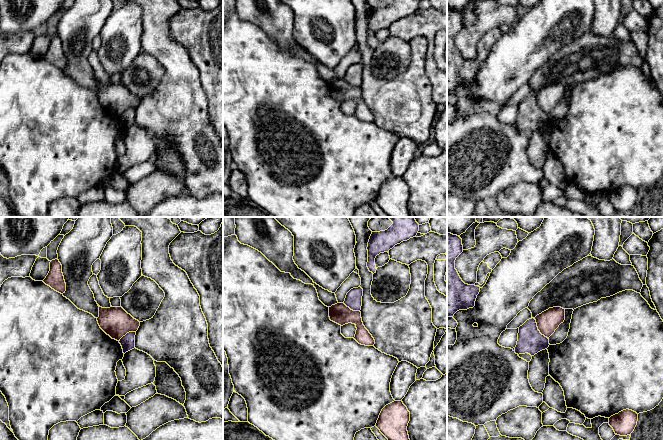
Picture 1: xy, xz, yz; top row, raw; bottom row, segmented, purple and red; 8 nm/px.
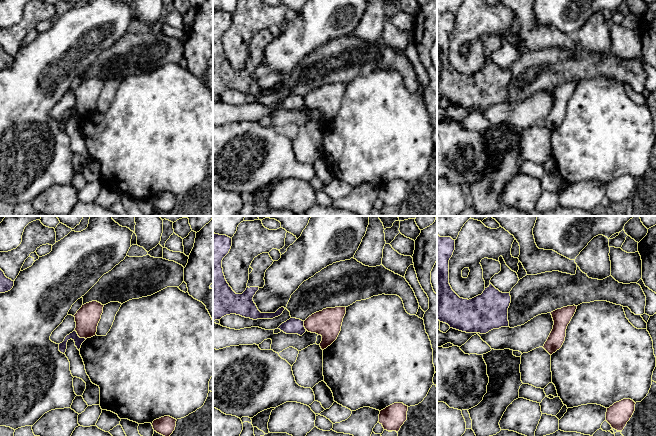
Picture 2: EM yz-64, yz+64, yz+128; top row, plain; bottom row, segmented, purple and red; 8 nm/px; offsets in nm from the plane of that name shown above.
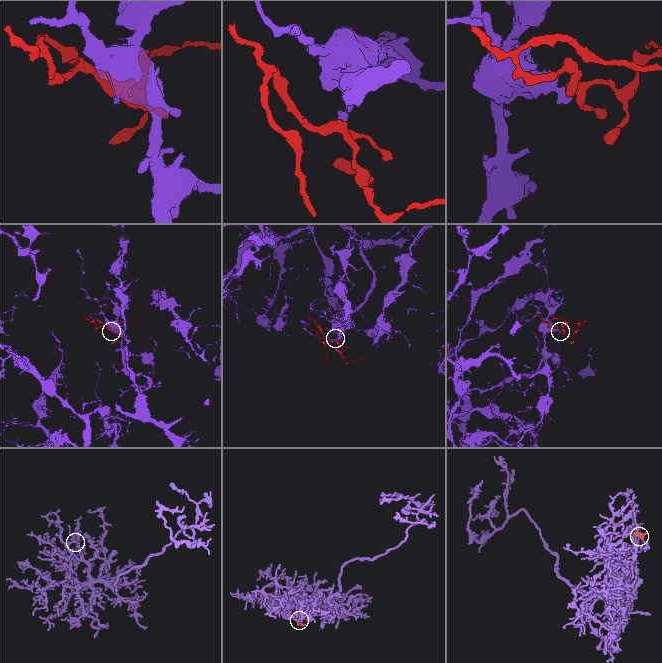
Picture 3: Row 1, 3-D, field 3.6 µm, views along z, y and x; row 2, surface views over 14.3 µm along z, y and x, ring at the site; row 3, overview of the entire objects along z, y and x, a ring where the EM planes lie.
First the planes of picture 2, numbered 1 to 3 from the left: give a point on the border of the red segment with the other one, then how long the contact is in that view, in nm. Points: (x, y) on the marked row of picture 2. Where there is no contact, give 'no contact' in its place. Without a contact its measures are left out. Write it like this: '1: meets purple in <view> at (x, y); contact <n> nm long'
1: meets purple in yz-64 at (78, 336); contact 120 nm long
2: meets purple in yz+64 at (303, 325); contact 80 nm long
3: no contact

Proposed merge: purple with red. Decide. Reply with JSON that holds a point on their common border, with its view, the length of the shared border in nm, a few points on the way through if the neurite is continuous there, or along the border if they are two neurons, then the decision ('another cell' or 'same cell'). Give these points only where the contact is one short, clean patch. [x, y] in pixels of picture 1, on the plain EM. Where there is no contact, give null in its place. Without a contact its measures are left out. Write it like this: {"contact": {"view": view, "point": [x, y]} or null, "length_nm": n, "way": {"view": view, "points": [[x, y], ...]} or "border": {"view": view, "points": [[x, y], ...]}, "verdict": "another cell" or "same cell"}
{"contact": {"view": "yz", "point": [537, 105]}, "length_nm": 200, "border": {"view": "yz", "points": [[533, 94], [537, 105], [547, 114]]}, "verdict": "another cell"}

